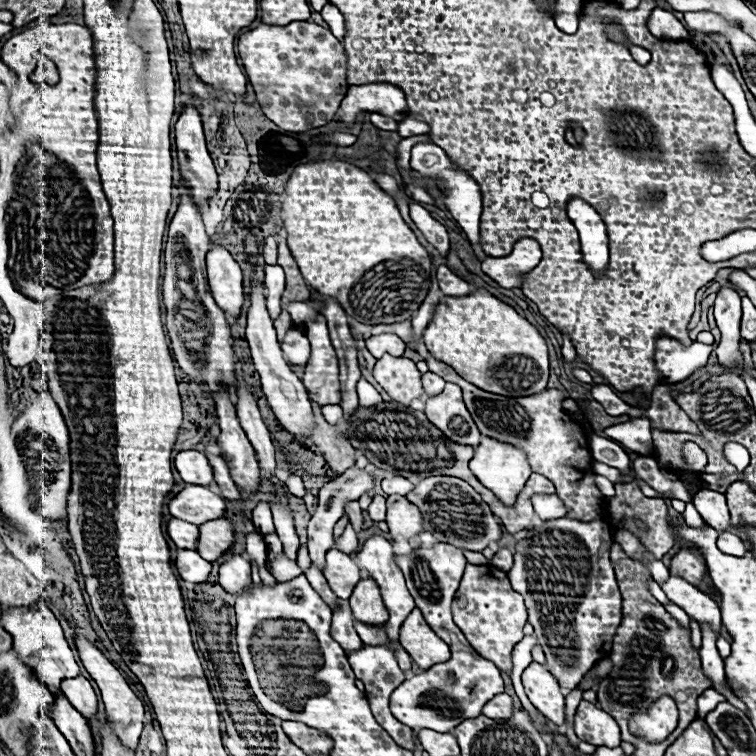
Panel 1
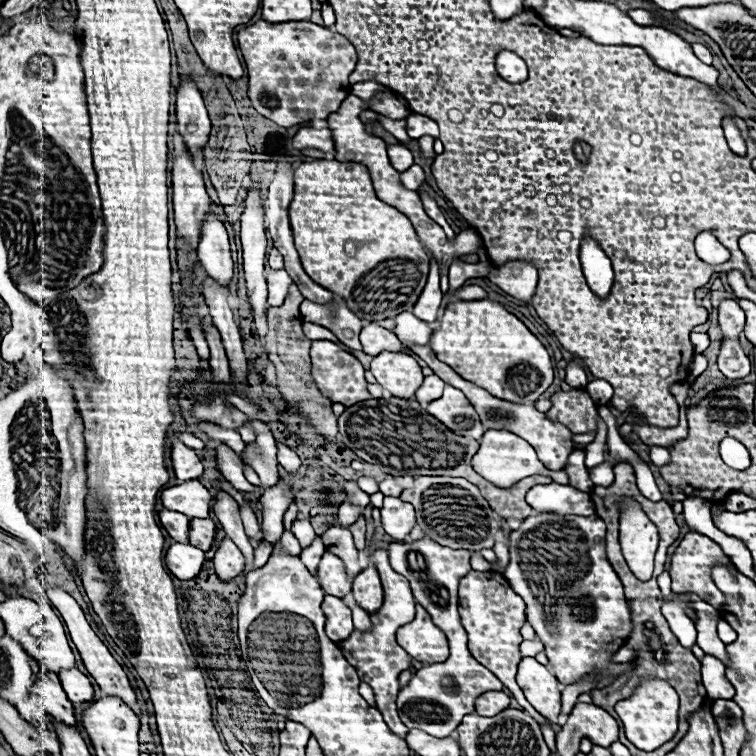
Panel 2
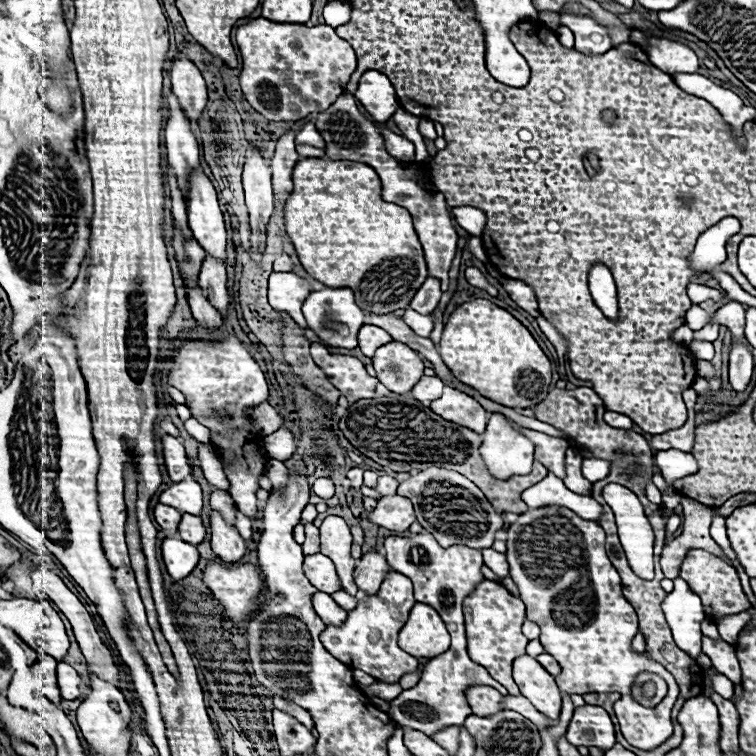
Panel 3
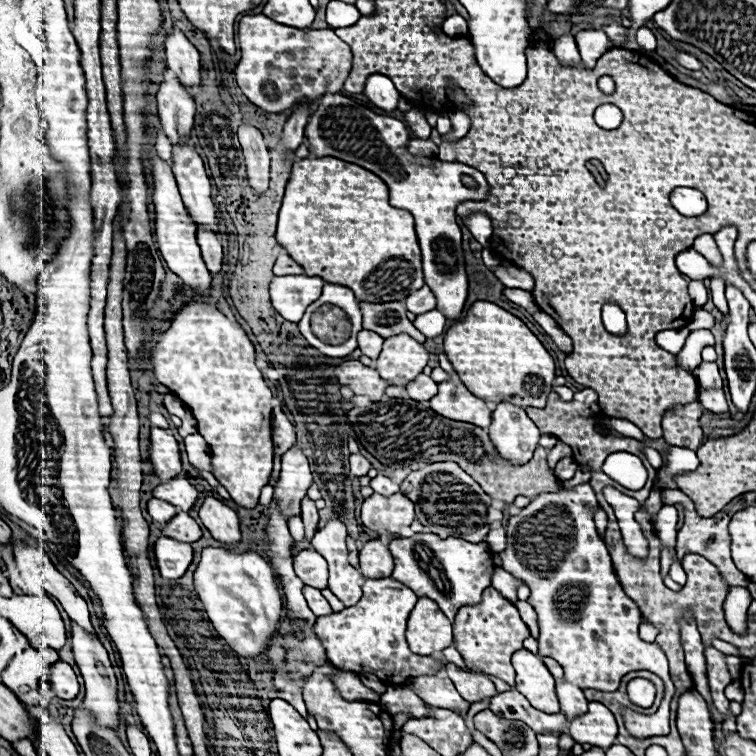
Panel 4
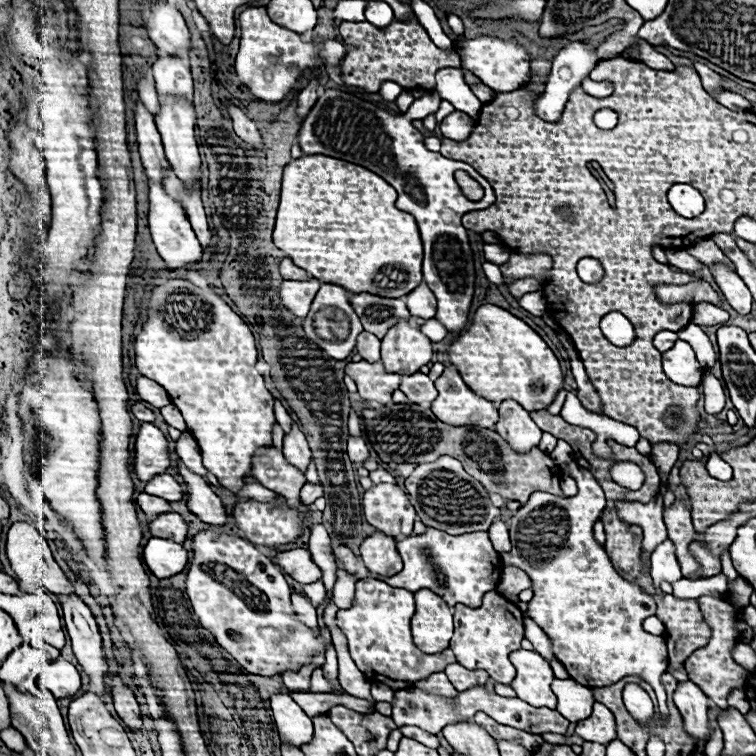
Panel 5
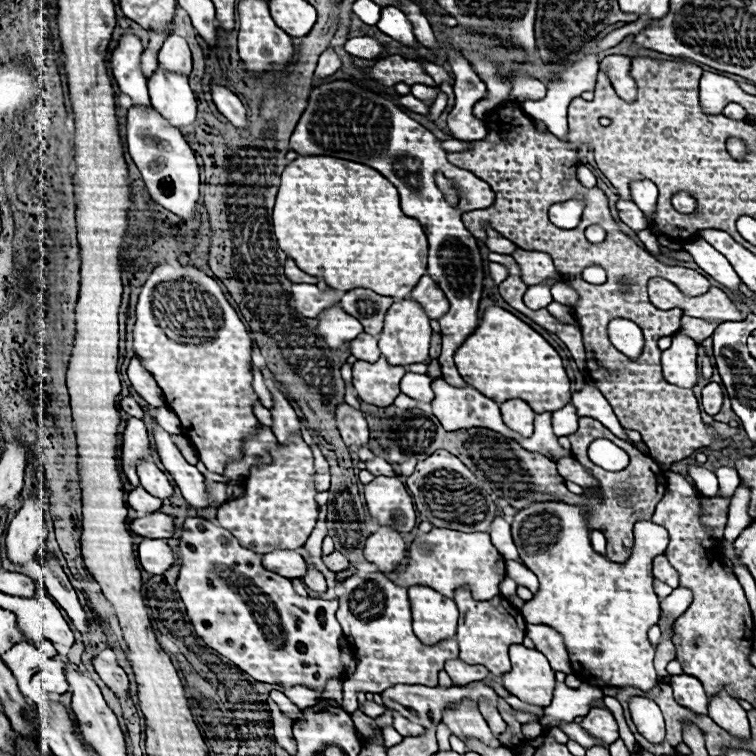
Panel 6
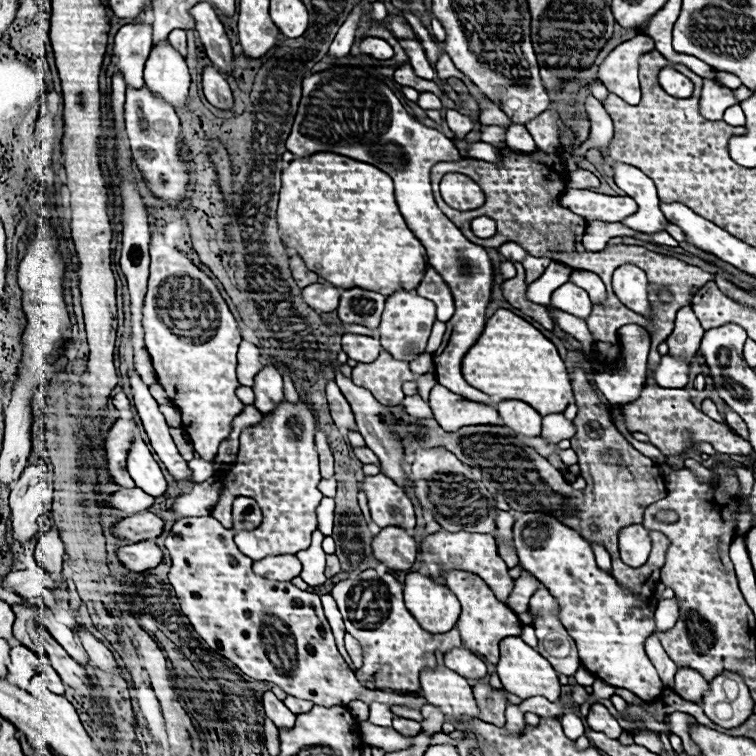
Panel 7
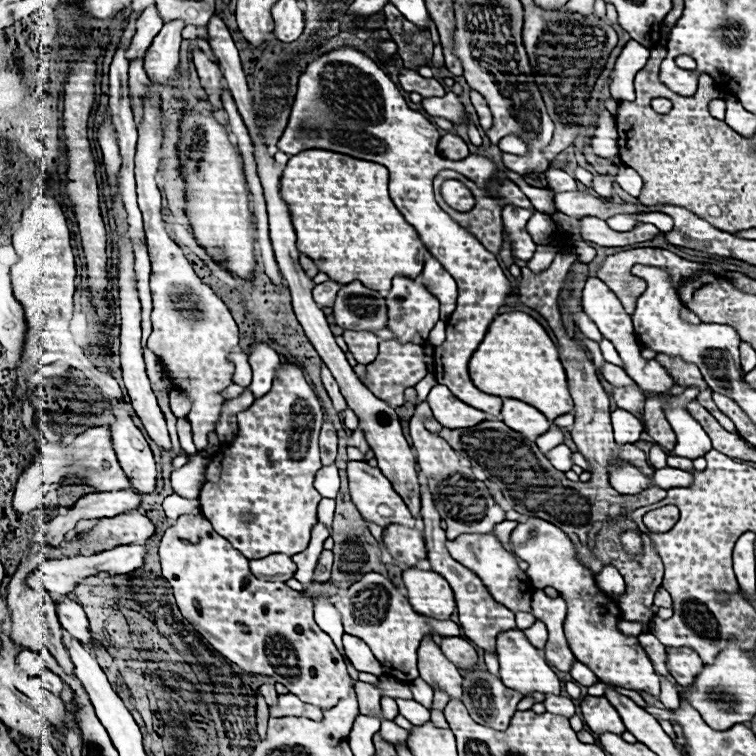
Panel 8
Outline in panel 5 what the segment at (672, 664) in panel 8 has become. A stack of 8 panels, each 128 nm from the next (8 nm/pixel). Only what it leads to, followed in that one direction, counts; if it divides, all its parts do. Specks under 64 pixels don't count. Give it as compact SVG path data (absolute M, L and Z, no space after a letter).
M686 680L686 682L680 682L680 684L678 684L678 688L676 688L676 692L674 692L674 704L676 704L678 710L682 712L686 732L690 732L692 736L698 738L698 742L696 742L698 746L704 746L704 744L706 744L704 738L708 736L708 698L706 698L706 694L704 694L694 682Z

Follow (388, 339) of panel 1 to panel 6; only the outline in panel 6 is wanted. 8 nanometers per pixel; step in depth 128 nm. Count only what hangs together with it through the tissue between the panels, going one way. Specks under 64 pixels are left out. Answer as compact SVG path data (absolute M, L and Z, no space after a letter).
M362 332L358 338L354 338L350 342L350 354L356 360L364 360L364 362L376 362L380 358L380 350L378 350L378 338L370 336L366 332Z

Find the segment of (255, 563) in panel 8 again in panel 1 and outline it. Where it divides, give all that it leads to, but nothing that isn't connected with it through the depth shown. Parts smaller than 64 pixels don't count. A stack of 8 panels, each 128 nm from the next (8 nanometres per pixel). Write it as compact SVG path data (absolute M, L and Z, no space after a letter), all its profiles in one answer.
M332 548L332 550L326 552L324 576L326 576L332 592L338 598L348 600L350 592L354 590L354 584L358 584L358 580L360 580L360 570L350 560L350 556Z

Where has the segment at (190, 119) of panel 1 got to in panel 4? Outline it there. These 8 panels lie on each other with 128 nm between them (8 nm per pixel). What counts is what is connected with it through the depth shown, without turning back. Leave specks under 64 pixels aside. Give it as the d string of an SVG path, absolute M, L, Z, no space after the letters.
M172 28L164 36L164 52L168 68L188 86L200 86L200 54L182 30Z

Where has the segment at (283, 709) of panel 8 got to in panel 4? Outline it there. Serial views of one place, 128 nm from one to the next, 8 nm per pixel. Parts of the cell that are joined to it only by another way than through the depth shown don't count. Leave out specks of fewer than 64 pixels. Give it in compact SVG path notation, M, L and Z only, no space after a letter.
M338 670L338 672L332 676L332 680L334 680L334 686L336 686L336 690L340 692L340 696L342 696L344 700L366 700L366 702L370 702L370 698L378 698L378 696L380 696L380 694L376 694L374 690L366 688L366 686L358 680L356 674L348 674L348 672Z

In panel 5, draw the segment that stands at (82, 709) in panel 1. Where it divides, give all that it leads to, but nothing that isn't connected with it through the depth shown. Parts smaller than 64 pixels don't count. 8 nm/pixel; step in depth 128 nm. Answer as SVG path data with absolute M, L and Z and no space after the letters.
M64 658L52 660L38 676L38 684L54 694L54 698L66 698L80 690L78 670Z

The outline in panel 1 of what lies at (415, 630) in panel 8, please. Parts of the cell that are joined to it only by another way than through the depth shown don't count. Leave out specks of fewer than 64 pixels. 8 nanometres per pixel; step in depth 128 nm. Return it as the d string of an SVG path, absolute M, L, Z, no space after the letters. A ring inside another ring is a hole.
M372 536L364 542L364 546L356 552L356 558L360 560L360 564L370 572L370 576L376 580L376 584L380 586L382 598L384 598L384 606L390 612L390 618L384 622L384 630L388 634L388 642L398 642L398 630L402 626L402 622L406 620L406 616L416 608L406 584L404 584L404 576L400 572L400 568L394 564L394 552L392 552L392 544L382 538L382 536ZM378 644L378 646L364 646L358 652L352 652L348 656L350 666L356 672L356 678L364 682L366 686L366 698L370 700L370 708L378 720L378 724L382 724L382 728L386 728L386 732L390 732L390 736L402 744L402 748L406 750L414 750L414 732L412 728L404 726L402 722L398 722L392 712L390 712L390 696L392 692L406 680L406 674L398 668L398 660L396 660L396 652L392 646L386 644Z

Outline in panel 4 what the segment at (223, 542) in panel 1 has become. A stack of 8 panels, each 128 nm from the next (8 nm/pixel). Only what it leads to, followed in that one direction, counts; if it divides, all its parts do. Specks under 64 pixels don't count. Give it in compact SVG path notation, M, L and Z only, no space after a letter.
M178 512L172 520L162 526L162 536L170 536L174 540L186 540L188 544L200 540L200 526L188 516L188 512Z

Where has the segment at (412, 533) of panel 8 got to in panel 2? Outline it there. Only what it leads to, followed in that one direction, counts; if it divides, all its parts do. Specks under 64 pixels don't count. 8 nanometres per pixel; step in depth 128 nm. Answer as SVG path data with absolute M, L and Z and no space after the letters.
M370 564L364 568L352 582L352 592L354 600L366 610L366 612L376 612L382 606L382 584L378 570Z

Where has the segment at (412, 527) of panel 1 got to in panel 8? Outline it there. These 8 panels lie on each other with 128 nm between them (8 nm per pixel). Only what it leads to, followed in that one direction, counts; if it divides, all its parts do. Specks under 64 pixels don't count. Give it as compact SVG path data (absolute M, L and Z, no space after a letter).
M350 460L348 466L346 466L346 474L348 474L348 484L350 484L352 504L358 508L358 512L360 512L364 522L372 522L372 524L378 524L382 528L386 528L390 524L415 526L416 518L410 514L410 510L406 508L404 500L392 490L392 484L382 476L382 472L378 468L368 466L366 462Z

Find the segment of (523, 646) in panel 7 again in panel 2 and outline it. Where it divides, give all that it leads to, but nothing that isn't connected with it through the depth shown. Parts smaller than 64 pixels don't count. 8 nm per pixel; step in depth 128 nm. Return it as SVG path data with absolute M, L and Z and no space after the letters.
M524 656L518 664L516 682L522 688L526 700L550 722L558 722L560 716L560 690L554 674L532 656Z

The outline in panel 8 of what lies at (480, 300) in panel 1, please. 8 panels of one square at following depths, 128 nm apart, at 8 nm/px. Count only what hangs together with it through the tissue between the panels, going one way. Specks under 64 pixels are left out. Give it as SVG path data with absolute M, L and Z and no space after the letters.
M526 312L498 314L490 324L482 344L476 348L470 364L470 376L482 392L502 398L516 398L538 408L548 420L574 412L566 374L558 358L558 348L544 326Z

